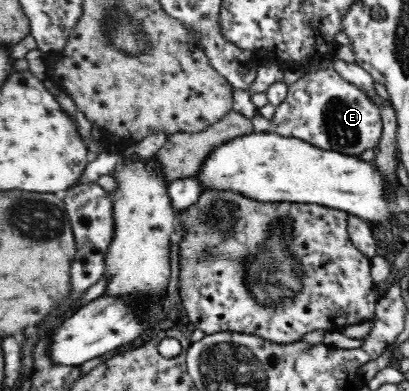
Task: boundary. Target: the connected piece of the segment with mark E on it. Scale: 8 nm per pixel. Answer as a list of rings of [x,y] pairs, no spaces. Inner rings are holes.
[[[333,67],[307,72],[288,86],[287,97],[275,106],[274,132],[283,137],[302,139],[325,151],[360,156],[381,139],[383,124],[379,107],[353,83],[343,79]]]

